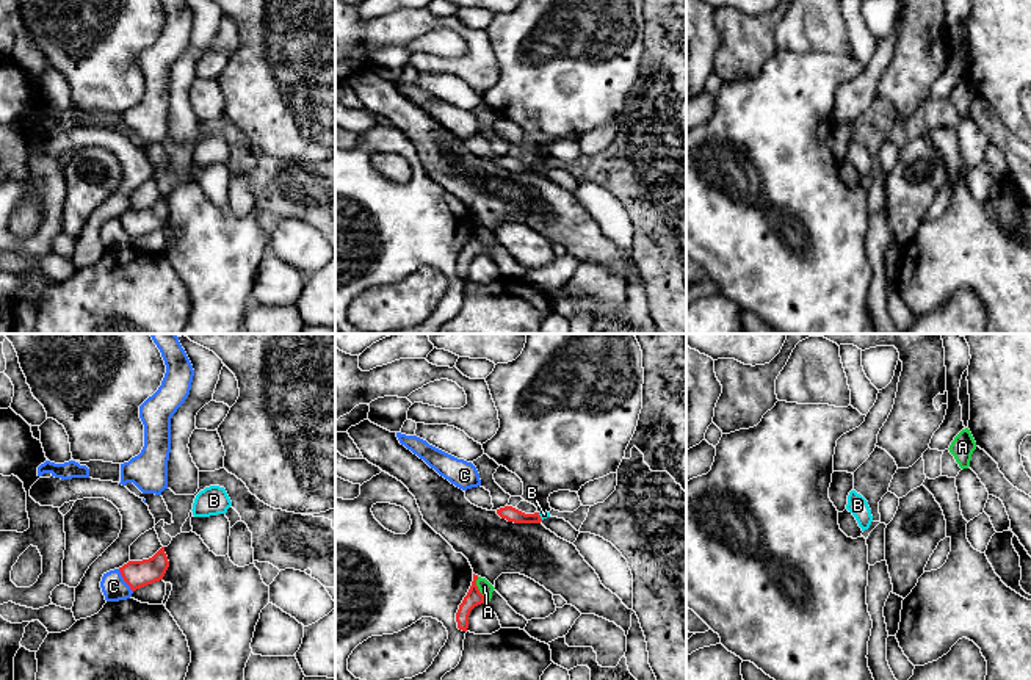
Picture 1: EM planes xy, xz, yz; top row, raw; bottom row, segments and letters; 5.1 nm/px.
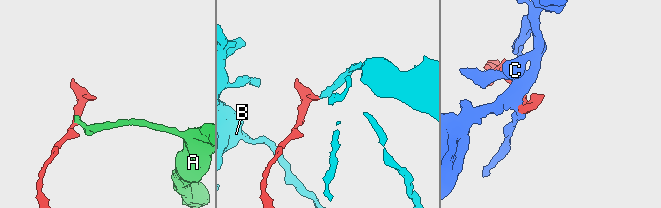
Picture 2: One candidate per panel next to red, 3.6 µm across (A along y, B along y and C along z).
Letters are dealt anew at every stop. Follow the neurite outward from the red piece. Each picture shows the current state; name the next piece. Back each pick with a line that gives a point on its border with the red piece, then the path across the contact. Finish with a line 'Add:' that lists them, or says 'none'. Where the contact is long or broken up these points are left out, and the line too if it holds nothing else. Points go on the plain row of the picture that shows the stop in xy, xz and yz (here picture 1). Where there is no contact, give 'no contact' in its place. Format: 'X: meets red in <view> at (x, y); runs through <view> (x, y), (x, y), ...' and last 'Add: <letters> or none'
B: meets red in xz at (539, 165); runs through xz (511, 163), (519, 166), (539, 165), (544, 163)
Add: B

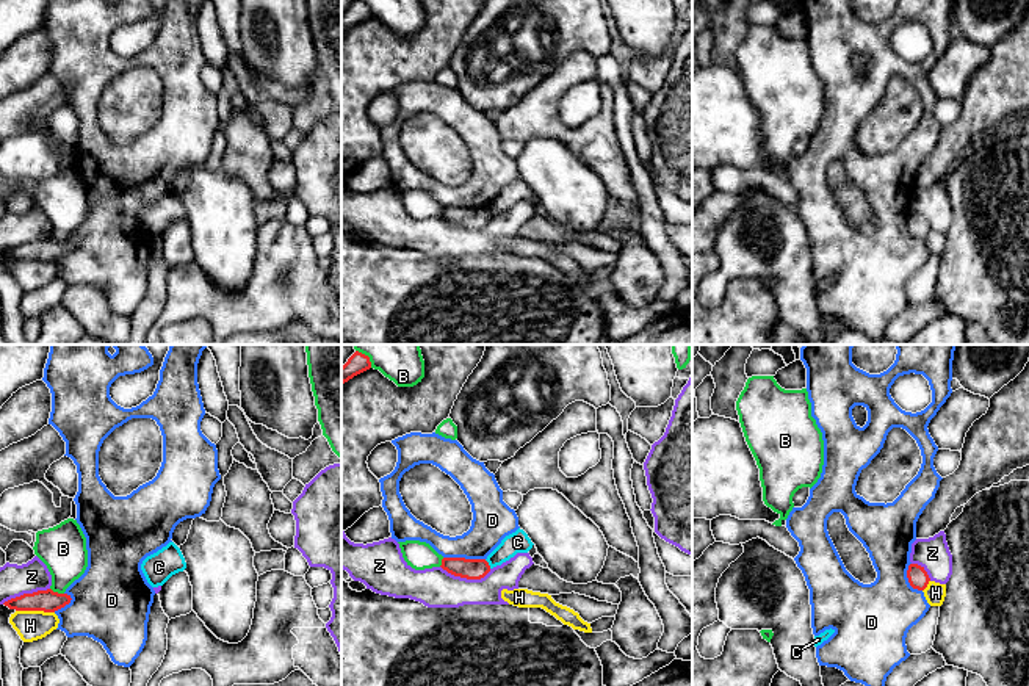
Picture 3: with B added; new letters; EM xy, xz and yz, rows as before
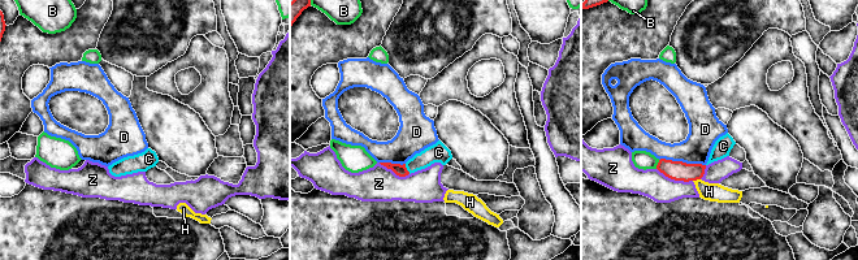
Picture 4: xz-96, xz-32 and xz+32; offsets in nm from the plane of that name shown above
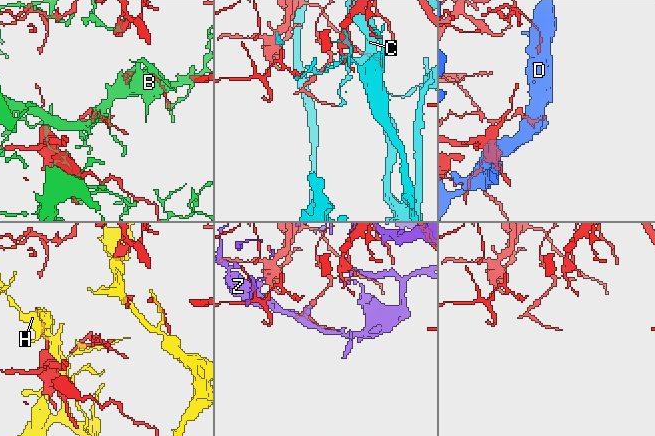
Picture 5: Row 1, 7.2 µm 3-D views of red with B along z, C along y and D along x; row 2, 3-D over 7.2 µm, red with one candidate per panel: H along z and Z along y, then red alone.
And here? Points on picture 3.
Add: none

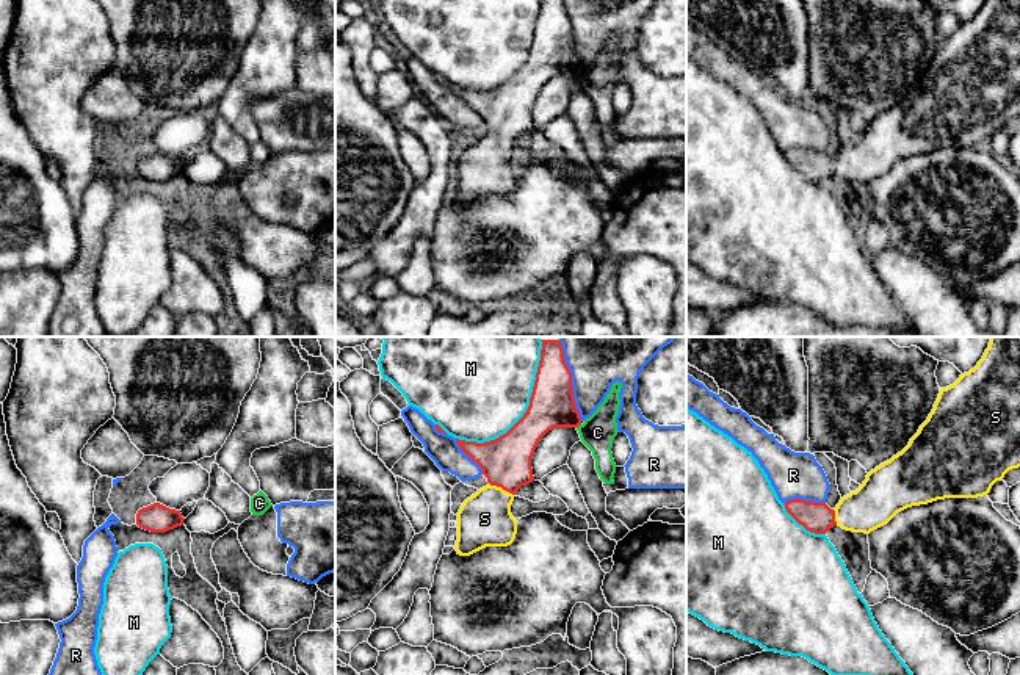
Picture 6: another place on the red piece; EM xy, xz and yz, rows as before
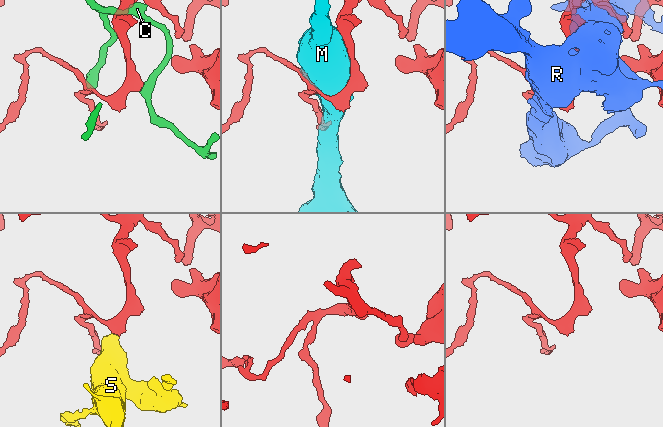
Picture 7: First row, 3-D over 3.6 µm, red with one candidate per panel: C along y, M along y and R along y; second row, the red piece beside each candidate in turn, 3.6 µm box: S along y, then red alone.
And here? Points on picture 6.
S: meets red in xz at (502, 137); runs through xz (506, 110), (502, 137), (484, 168)
Add: S

